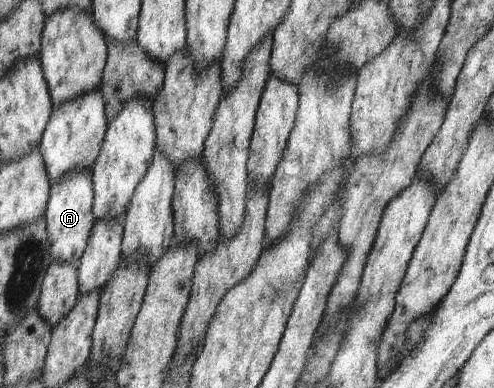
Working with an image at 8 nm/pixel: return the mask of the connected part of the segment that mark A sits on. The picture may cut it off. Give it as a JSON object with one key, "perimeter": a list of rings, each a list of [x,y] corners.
{"perimeter":[[[92,167],[72,170],[63,175],[57,184],[52,185],[50,196],[46,208],[46,221],[52,244],[52,257],[55,262],[79,263],[90,245],[91,231],[97,221],[94,215],[96,196]]]}

